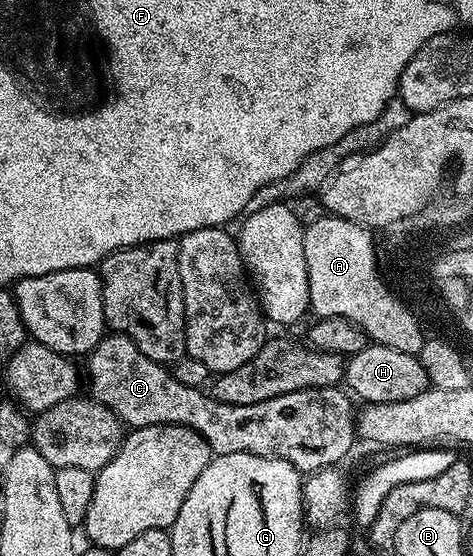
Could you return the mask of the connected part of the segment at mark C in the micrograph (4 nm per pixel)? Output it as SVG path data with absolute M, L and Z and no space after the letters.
M114 332L108 333L91 349L85 362L89 368L90 395L114 412L124 425L134 429L149 426L188 426L207 441L215 454L245 452L253 456L269 456L293 464L293 468L300 472L314 472L338 467L339 461L350 452L351 445L357 442L357 410L356 407L351 407L352 399L348 391L339 386L305 388L257 404L225 404L218 402L202 389L185 388L185 384L178 382L166 365L150 362L132 342Z

